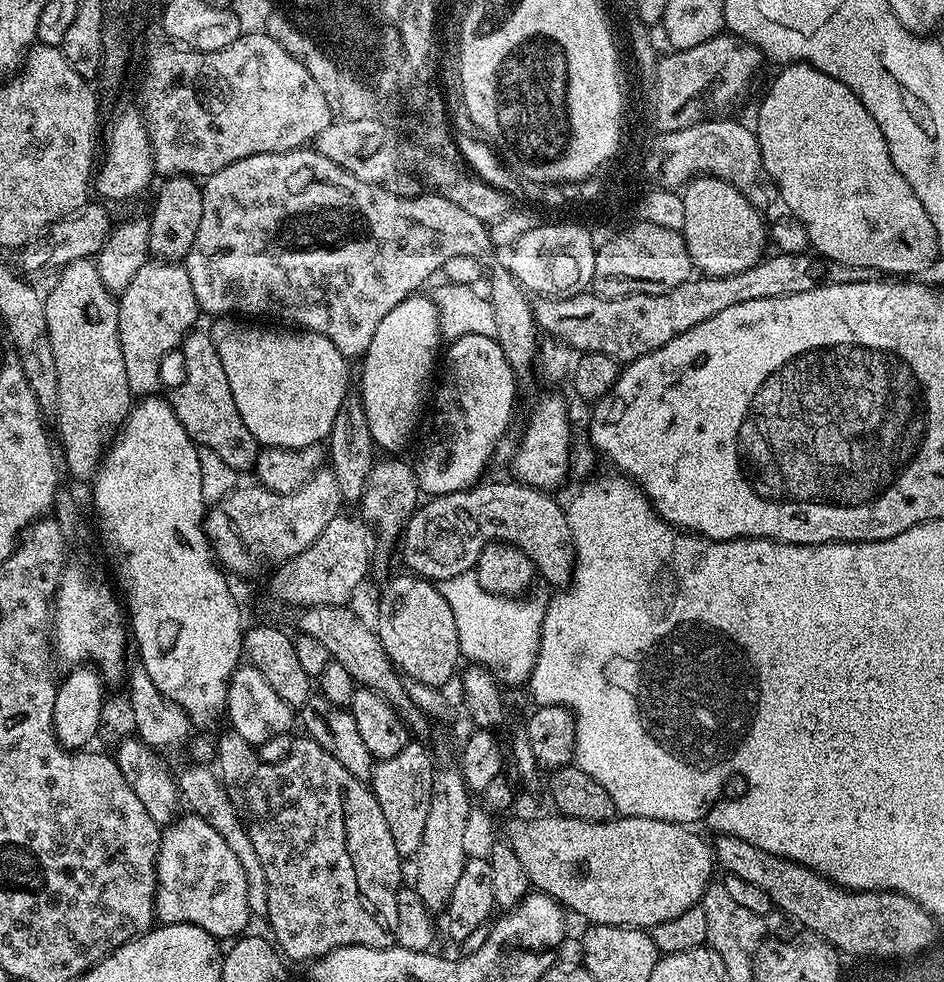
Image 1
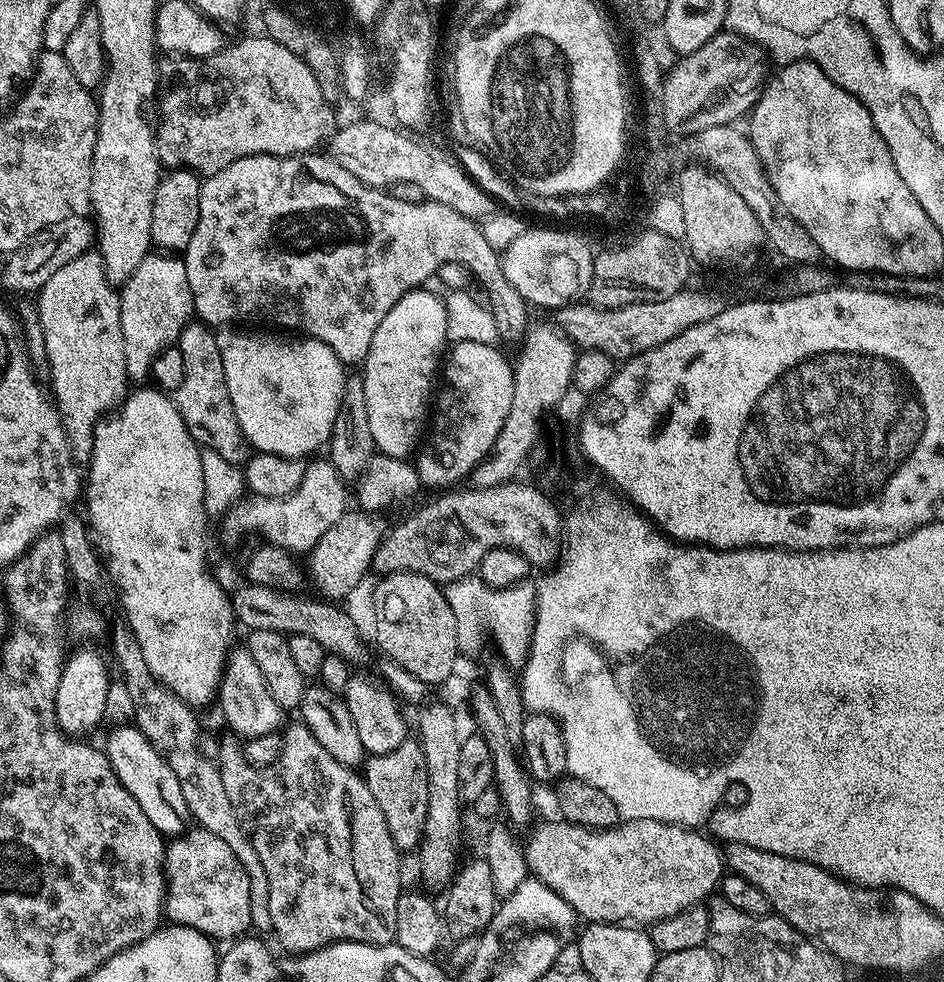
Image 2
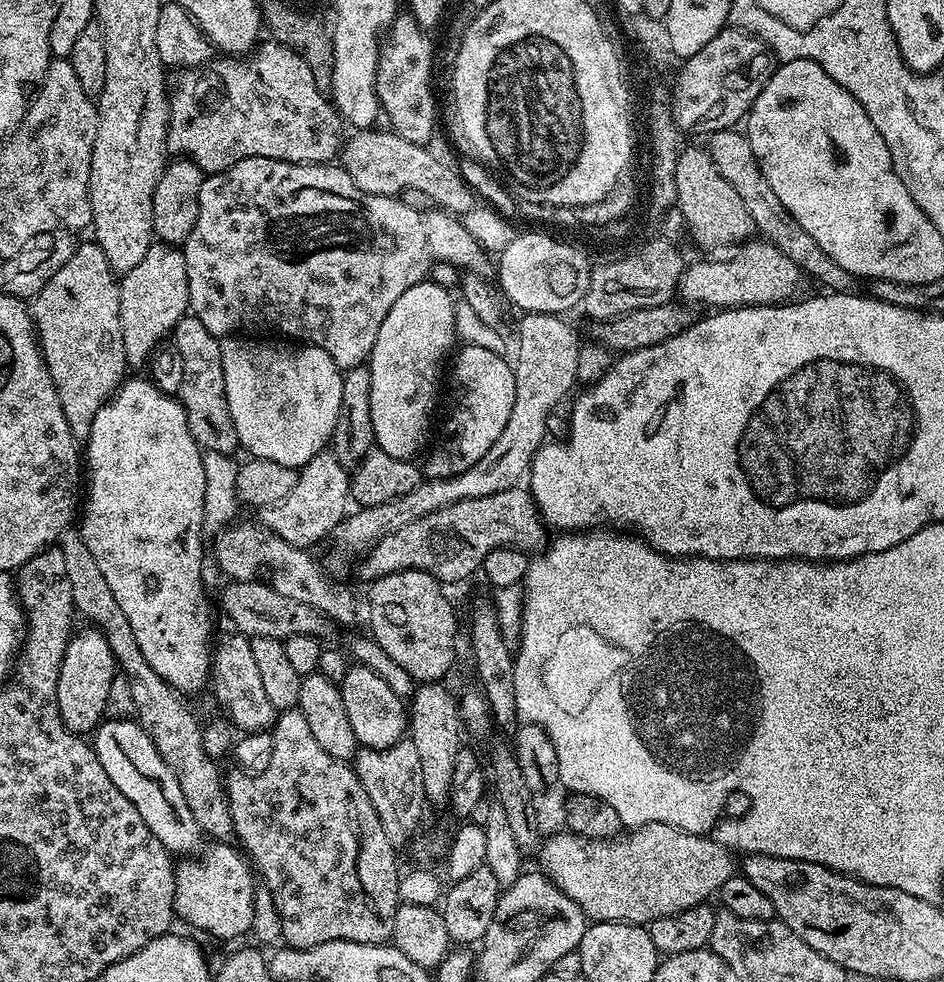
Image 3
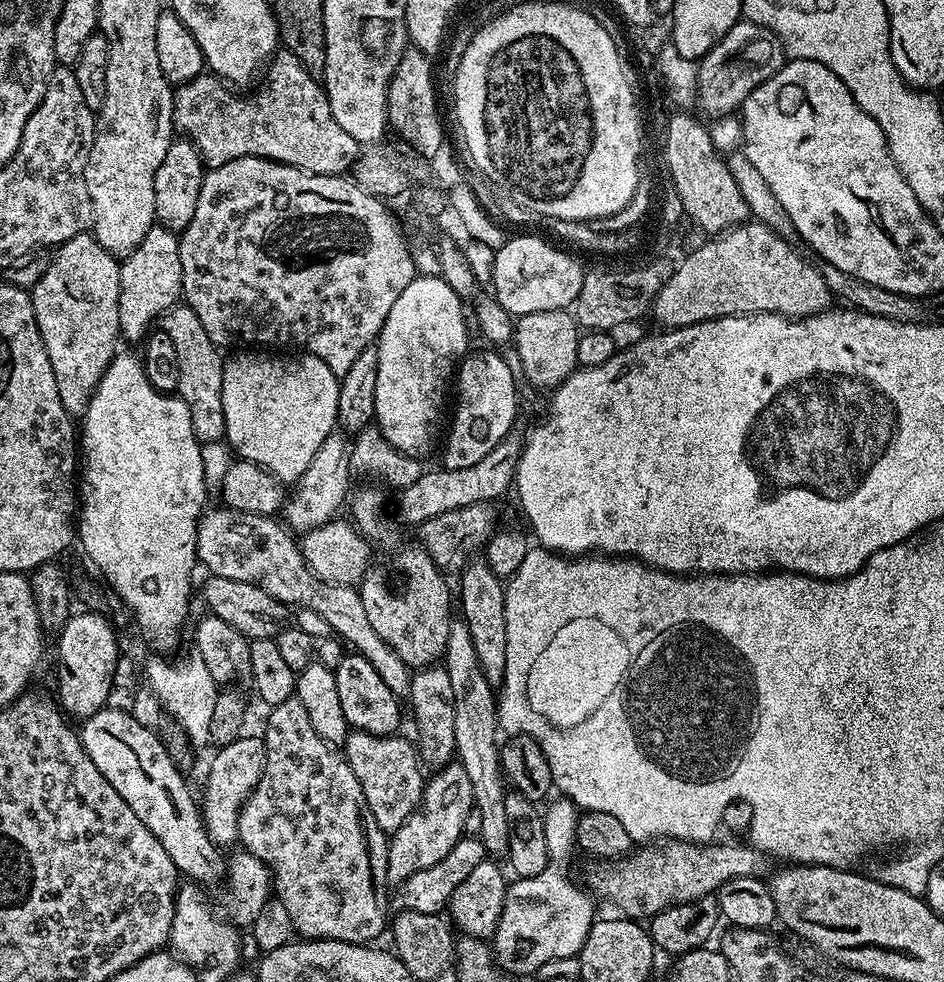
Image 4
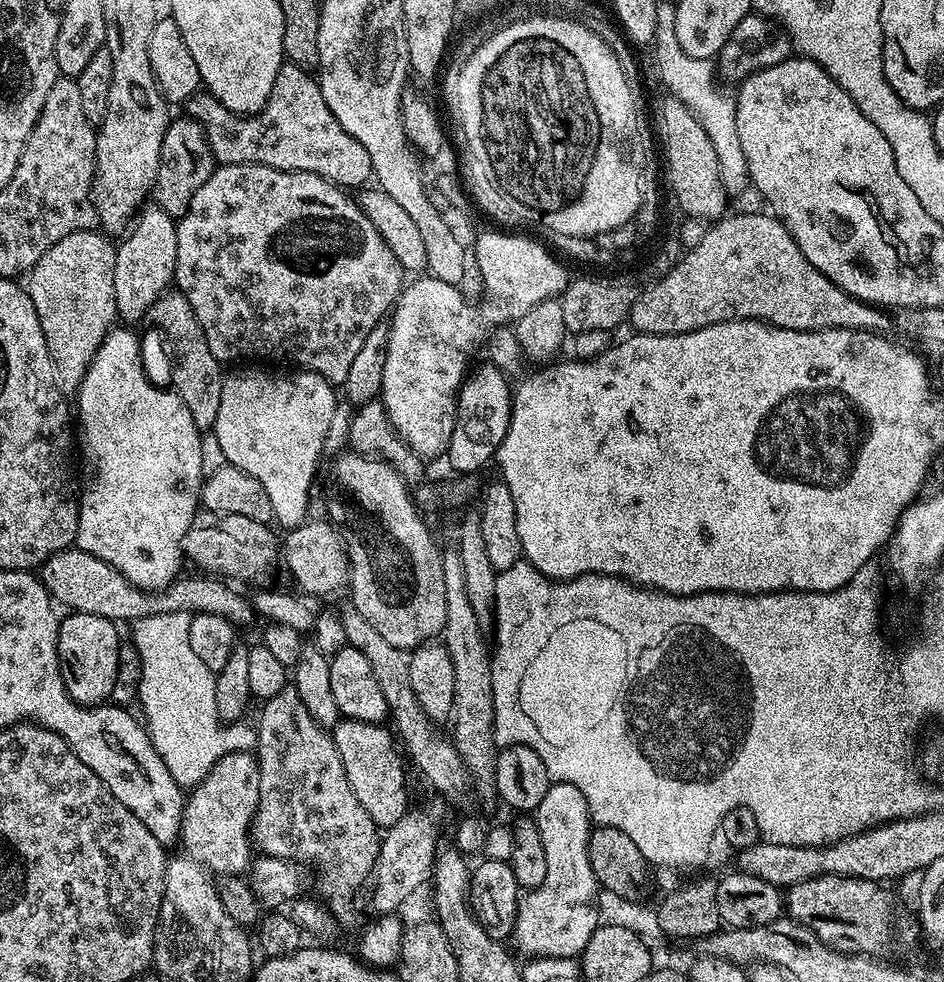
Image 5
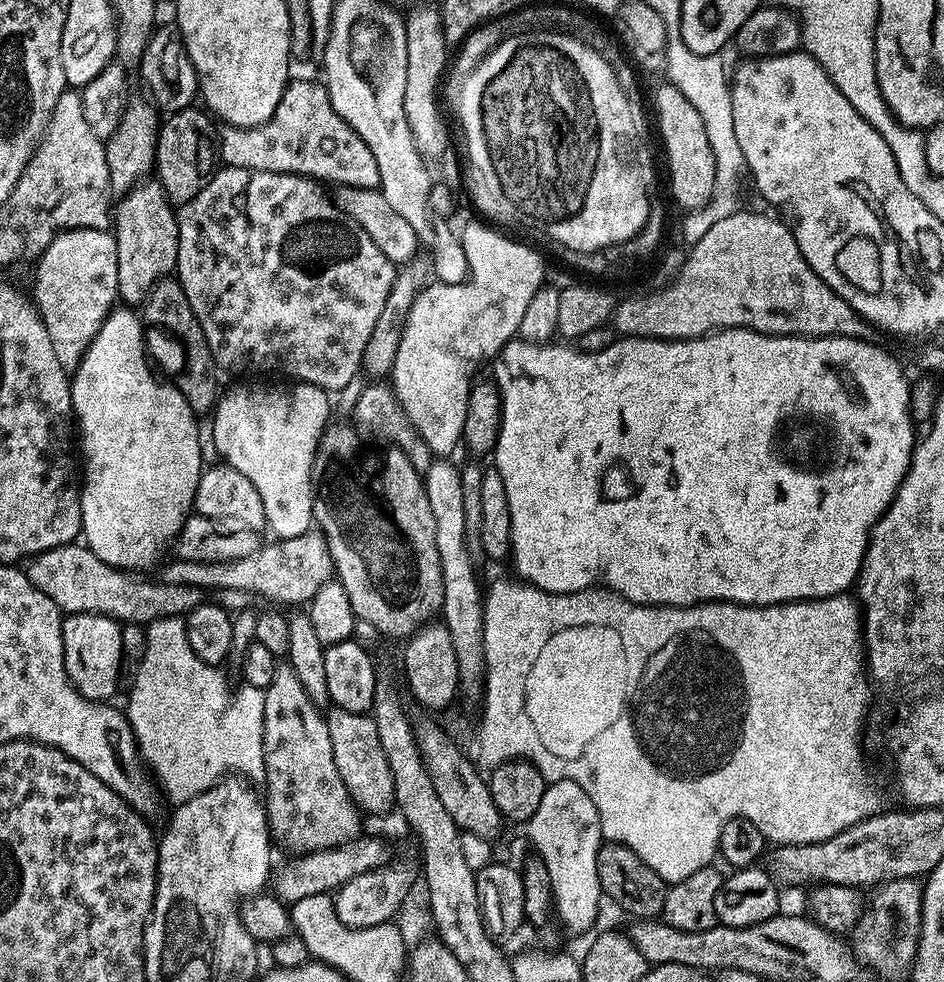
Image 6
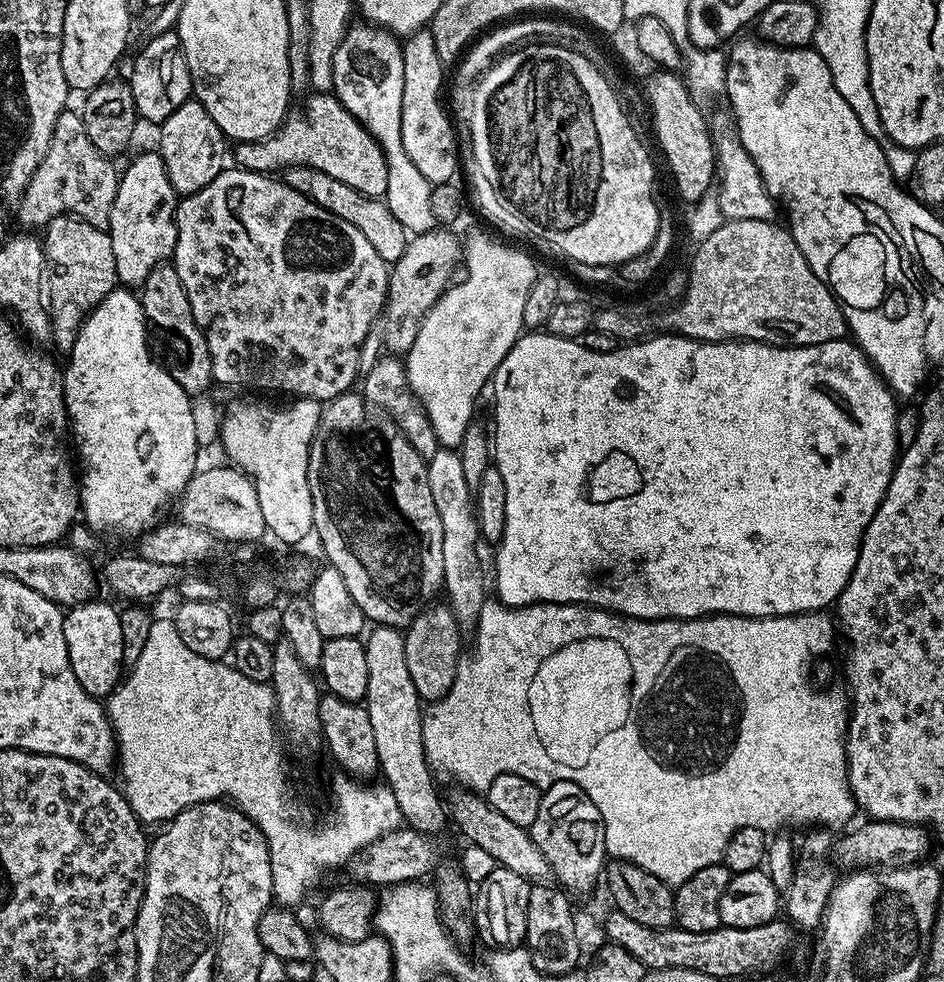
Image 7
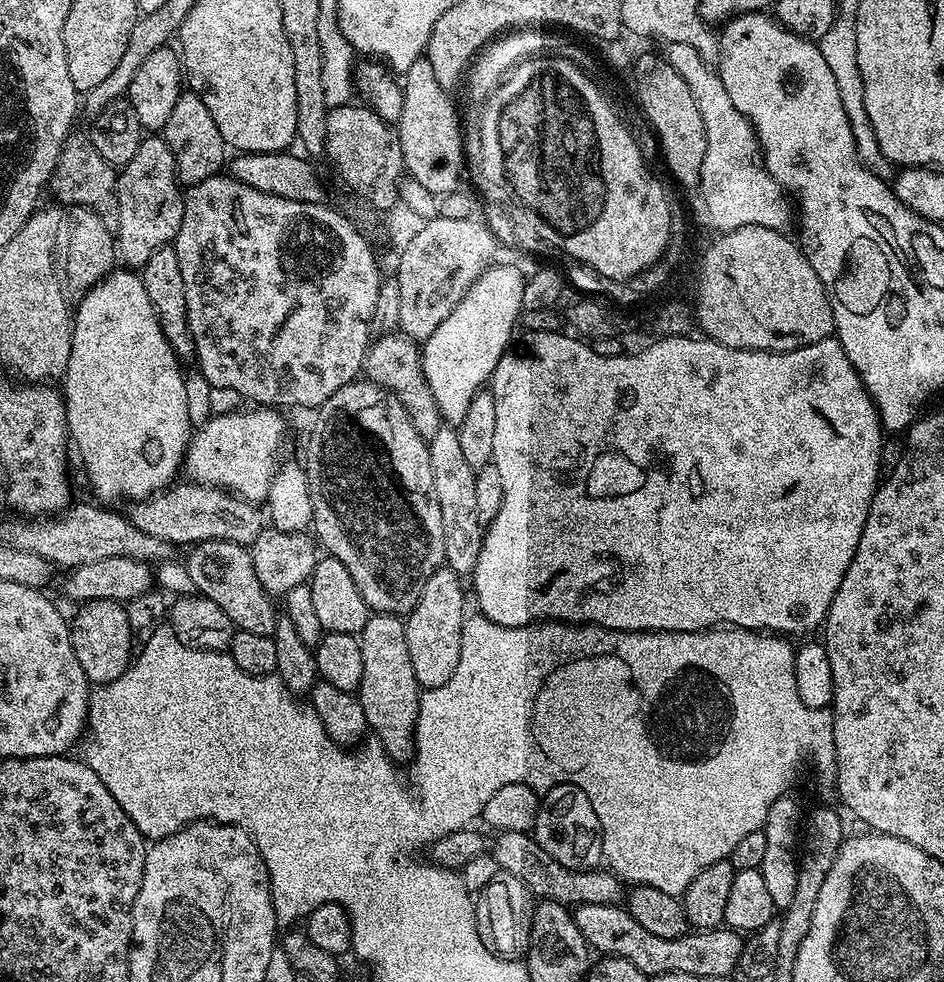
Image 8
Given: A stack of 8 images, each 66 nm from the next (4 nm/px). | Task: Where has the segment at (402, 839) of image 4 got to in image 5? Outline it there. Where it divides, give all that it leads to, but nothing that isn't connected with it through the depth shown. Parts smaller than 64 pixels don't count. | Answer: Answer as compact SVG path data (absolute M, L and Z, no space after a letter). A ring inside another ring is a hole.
M436 798L427 808L420 806L413 807L408 810L403 820L400 820L394 826L390 826L383 833L380 841L380 857L376 859L376 864L372 868L370 877L370 889L368 900L372 903L372 908L376 914L399 913L400 907L411 898L412 894L424 883L431 881L432 872L435 868L436 854L440 846L438 842L438 834L440 832L438 822L442 821L446 816L447 803L440 798Z

